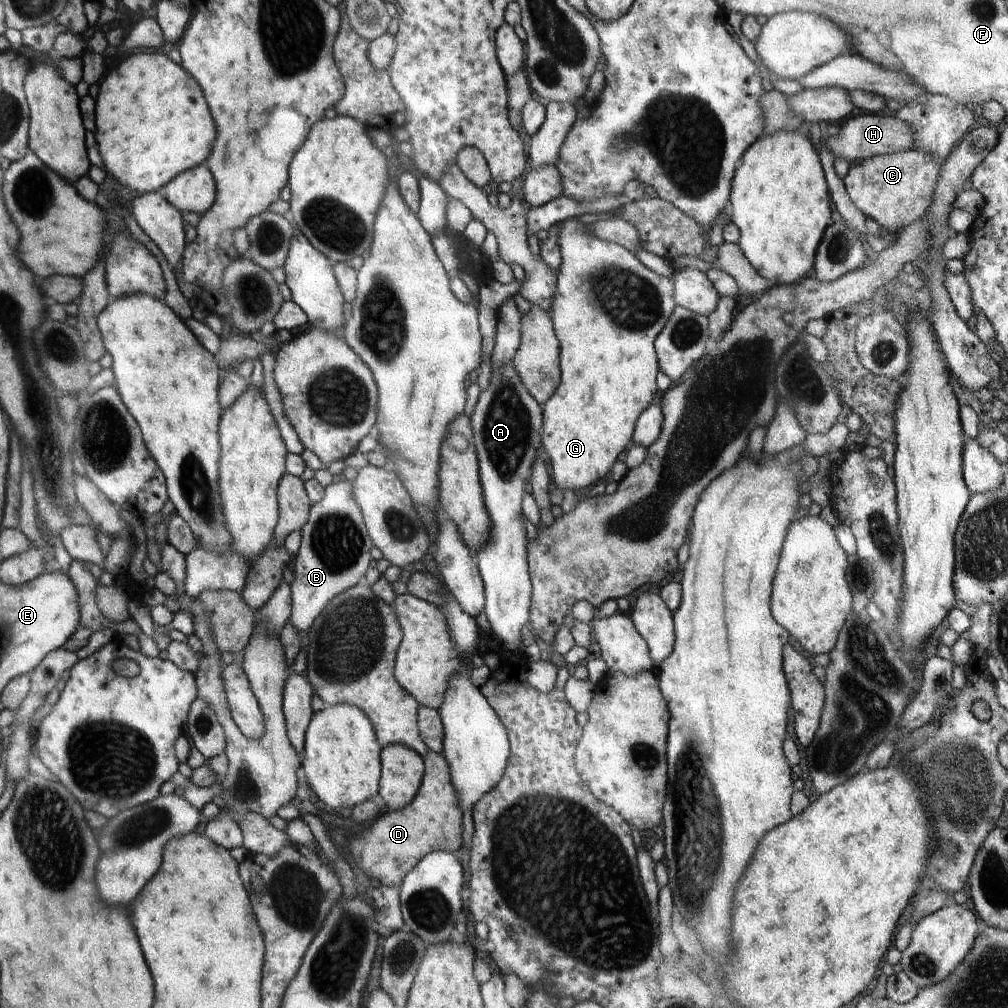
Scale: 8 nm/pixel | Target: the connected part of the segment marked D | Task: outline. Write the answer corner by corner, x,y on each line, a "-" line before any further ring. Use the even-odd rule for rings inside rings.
426,753
426,774
416,798
408,806
381,814
374,823
352,838
349,850
358,868
382,885
399,889
405,876
425,855
434,851
454,854
462,844
462,810
457,805
449,764
441,753

